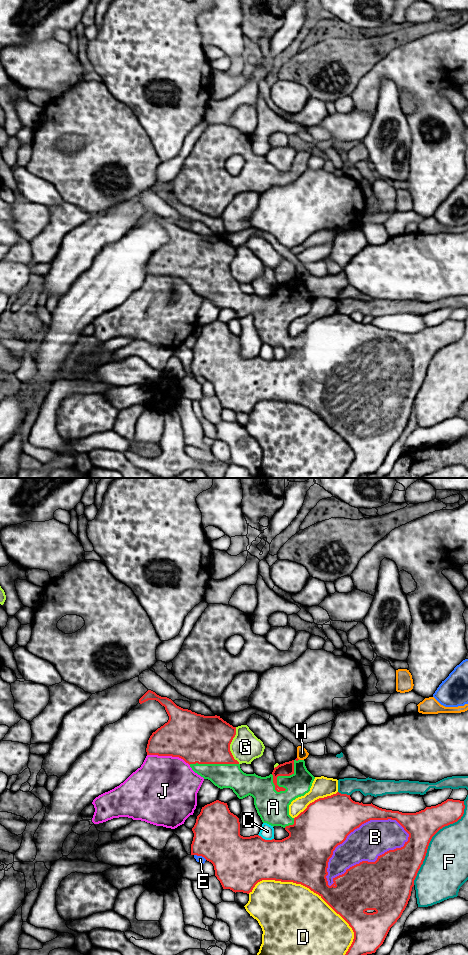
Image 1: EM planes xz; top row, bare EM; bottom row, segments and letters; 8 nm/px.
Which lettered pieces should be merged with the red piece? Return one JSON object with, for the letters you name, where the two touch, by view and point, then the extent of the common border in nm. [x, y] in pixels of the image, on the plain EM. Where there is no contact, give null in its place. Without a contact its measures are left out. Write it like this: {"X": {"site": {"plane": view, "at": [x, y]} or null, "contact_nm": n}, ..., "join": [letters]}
{"A": {"site": {"plane": "xz", "at": [285, 295]}, "contact_nm": 320}, "B": {"site": {"plane": "xz", "at": [370, 382]}, "contact_nm": 750}, "join": ["A", "B"]}

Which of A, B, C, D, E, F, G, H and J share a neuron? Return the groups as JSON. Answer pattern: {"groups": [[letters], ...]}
{"groups": [["A", "B"], ["C"], ["D"], ["E"], ["F"], ["G"], ["H"], ["J"]]}

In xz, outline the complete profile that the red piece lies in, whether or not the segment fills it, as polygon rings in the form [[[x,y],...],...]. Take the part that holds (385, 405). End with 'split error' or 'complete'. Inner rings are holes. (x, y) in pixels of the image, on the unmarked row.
[[[148,210],[139,219],[139,223],[142,224],[148,220],[156,220],[162,226],[164,226],[169,236],[169,240],[167,243],[165,243],[163,246],[161,246],[155,252],[153,252],[152,255],[150,256],[146,268],[147,275],[179,277],[183,279],[186,283],[188,283],[195,293],[197,293],[204,299],[210,300],[218,308],[232,309],[239,319],[243,319],[249,315],[252,316],[254,318],[255,328],[262,342],[267,343],[273,347],[281,346],[289,353],[289,356],[282,360],[275,360],[275,359],[265,360],[259,355],[243,357],[240,355],[239,338],[230,332],[227,323],[216,320],[202,327],[200,334],[197,336],[196,343],[192,348],[194,357],[191,364],[191,375],[202,376],[207,381],[211,382],[214,386],[215,396],[220,401],[223,409],[230,409],[235,413],[243,412],[249,414],[250,412],[252,412],[255,405],[262,400],[293,402],[309,408],[311,411],[318,414],[337,434],[339,434],[349,444],[349,446],[352,448],[354,452],[353,462],[343,478],[361,478],[364,475],[375,473],[376,470],[383,464],[390,448],[401,437],[403,431],[405,430],[408,424],[408,421],[411,416],[412,407],[414,406],[414,400],[417,396],[417,393],[421,385],[423,384],[432,357],[443,347],[453,344],[457,342],[459,339],[461,339],[465,329],[464,321],[447,319],[441,324],[438,324],[436,326],[426,327],[424,330],[421,330],[416,333],[402,333],[399,331],[382,329],[373,325],[372,323],[363,324],[362,322],[361,323],[355,322],[351,319],[350,315],[341,314],[337,312],[336,314],[333,314],[331,316],[315,320],[314,322],[310,323],[307,326],[307,328],[303,332],[301,332],[297,337],[292,338],[289,335],[289,325],[296,318],[304,316],[306,313],[308,313],[315,299],[315,297],[307,290],[304,280],[299,280],[298,278],[296,278],[295,280],[280,284],[274,288],[273,292],[269,296],[266,297],[258,296],[255,293],[246,294],[241,290],[239,282],[234,279],[230,271],[230,264],[236,255],[236,247],[233,247],[232,245],[224,241],[220,236],[217,235],[204,236],[192,232],[191,230],[183,229],[177,226],[171,219],[167,217],[161,217],[151,210]]]; split error

